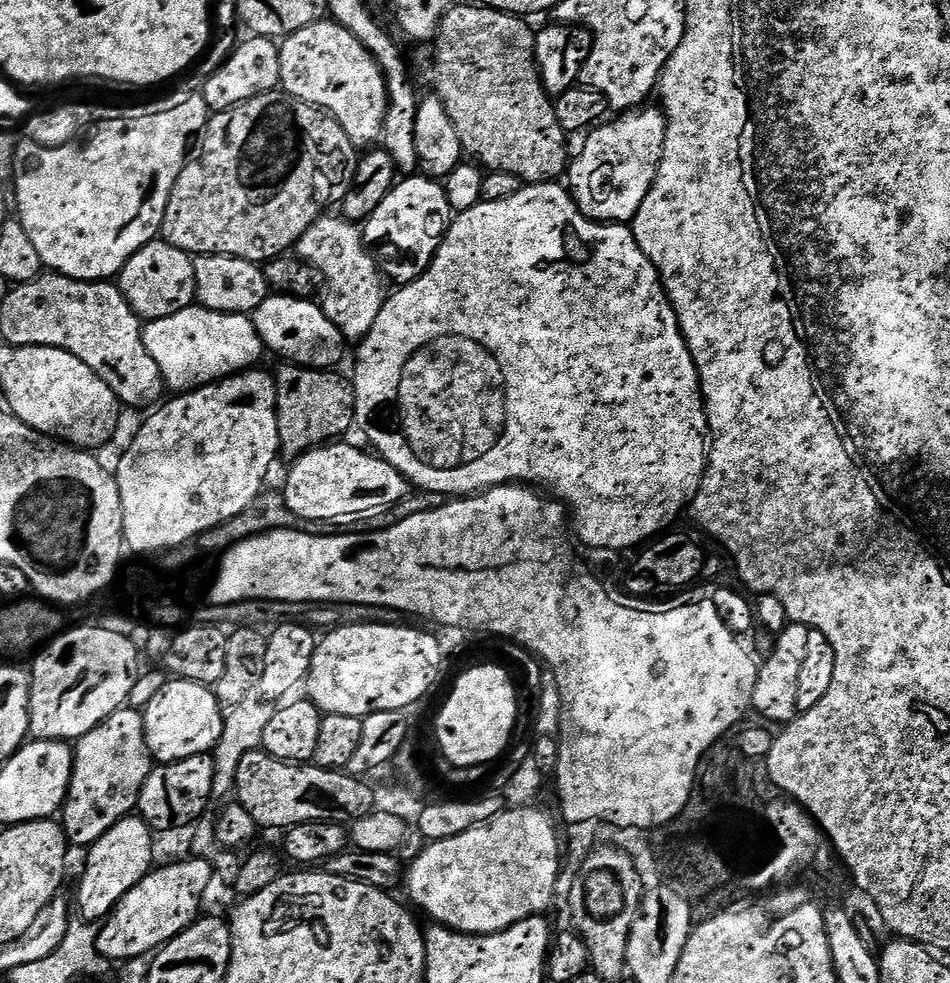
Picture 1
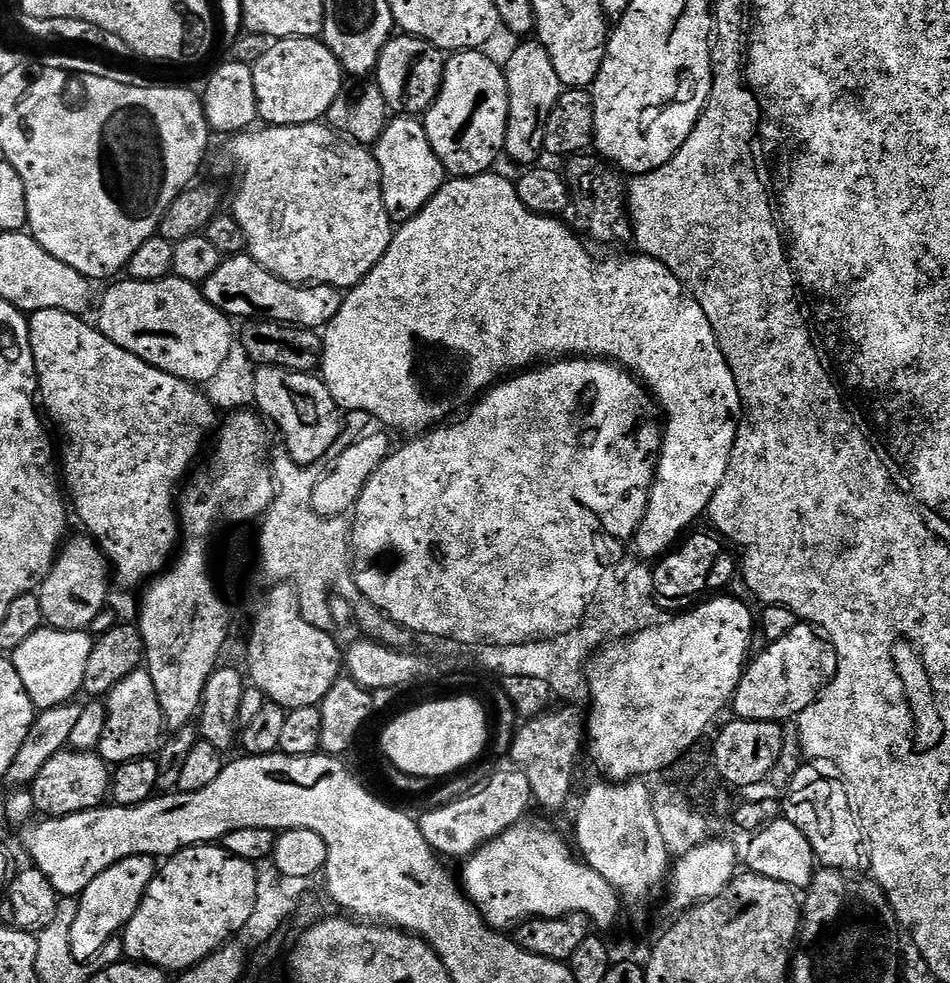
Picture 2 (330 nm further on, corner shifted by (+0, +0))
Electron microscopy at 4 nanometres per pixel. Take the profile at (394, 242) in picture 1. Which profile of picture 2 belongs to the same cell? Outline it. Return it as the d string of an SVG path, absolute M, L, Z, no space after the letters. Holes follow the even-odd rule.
M393 117L374 146L374 155L379 162L382 178L383 204L396 222L411 220L418 215L448 179L441 159L430 146L423 123L415 117Z

